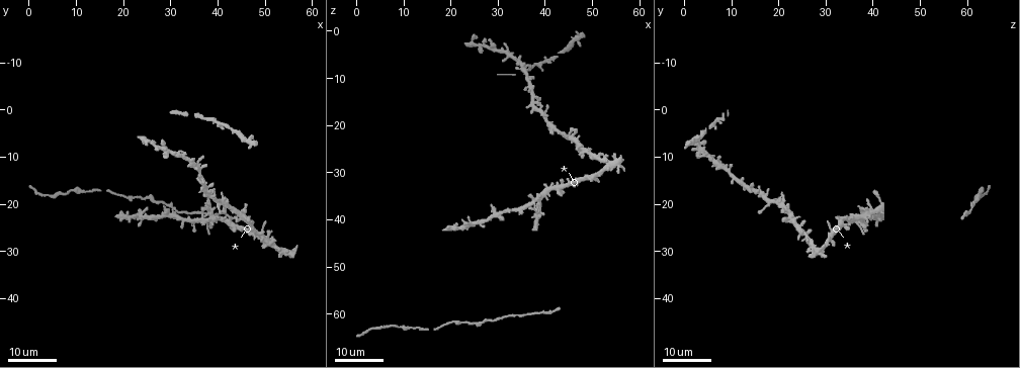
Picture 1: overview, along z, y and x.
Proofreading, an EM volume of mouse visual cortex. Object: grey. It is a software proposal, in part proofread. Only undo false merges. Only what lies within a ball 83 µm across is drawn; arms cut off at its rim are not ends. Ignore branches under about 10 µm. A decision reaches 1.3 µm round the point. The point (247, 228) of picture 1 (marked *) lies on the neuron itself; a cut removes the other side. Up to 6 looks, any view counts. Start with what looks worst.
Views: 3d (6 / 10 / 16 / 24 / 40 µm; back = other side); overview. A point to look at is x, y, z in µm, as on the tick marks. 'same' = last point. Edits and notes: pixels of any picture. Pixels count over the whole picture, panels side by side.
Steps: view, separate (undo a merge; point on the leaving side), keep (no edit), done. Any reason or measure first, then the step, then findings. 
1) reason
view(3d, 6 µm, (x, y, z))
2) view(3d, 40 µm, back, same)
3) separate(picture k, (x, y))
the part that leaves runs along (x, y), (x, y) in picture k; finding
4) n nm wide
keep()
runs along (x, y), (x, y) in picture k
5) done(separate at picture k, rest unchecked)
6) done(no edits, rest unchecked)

looks like a crossing
view(3d, 16 µm, (38.0, 23.0, 36.5))

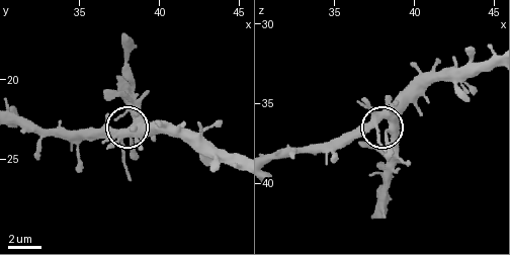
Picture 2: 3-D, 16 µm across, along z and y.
zoom in
view(3d, 6 µm, same)

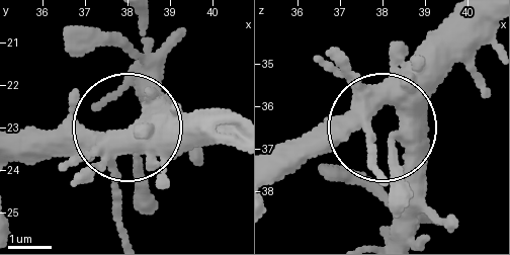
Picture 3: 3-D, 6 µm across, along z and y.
keep()
one neuron here

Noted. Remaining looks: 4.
arms run side by side
view(3d, 24 µm, (35.0, 12.0, 8.0))

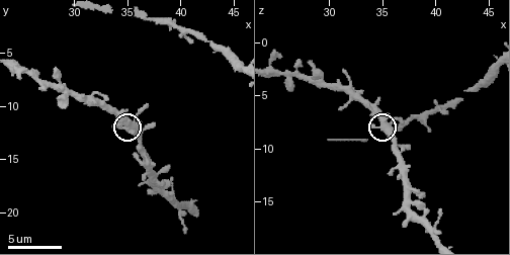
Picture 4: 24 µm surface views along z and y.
zoom in
view(3d, 10 µm, (35.4, 11.6, 7.4))

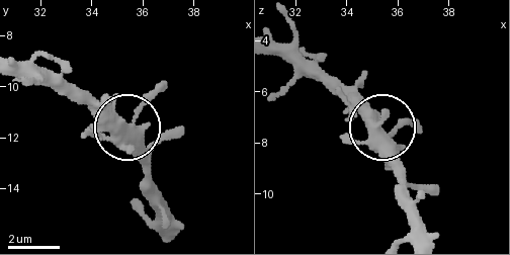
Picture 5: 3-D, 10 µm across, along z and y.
460 nm wide
keep()
runs along (427, 236), (386, 133), (410, 124), (420, 129) in picture 5; continuous, no second neuron

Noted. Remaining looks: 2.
done(no edits, rest unchecked)

